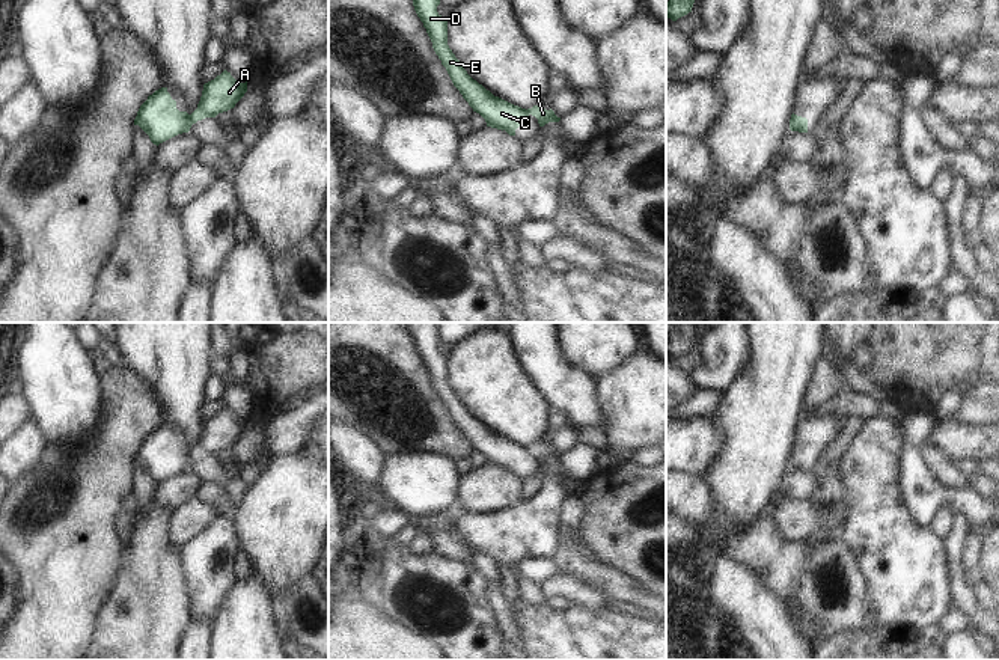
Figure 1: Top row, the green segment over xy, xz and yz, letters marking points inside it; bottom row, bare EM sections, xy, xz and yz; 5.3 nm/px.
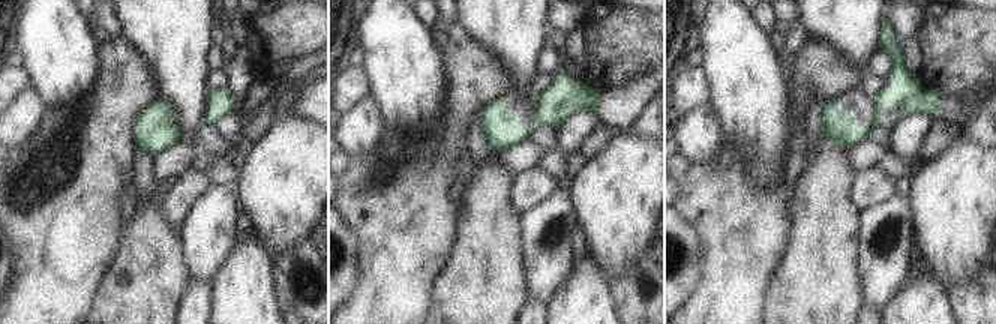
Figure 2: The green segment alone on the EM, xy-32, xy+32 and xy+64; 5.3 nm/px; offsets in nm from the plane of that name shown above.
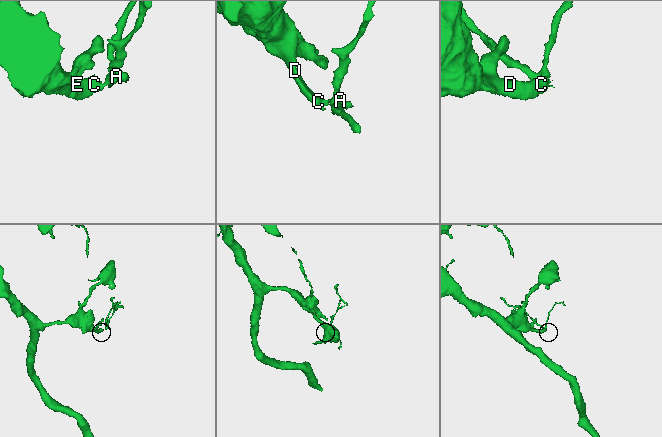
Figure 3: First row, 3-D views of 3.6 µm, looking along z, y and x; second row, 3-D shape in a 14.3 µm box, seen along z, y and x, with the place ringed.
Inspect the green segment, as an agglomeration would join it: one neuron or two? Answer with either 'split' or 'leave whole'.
split

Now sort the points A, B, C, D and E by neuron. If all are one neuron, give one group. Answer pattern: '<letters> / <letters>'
A B / C D E

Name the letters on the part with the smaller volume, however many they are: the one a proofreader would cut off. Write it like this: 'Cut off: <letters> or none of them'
Cut off: A, B

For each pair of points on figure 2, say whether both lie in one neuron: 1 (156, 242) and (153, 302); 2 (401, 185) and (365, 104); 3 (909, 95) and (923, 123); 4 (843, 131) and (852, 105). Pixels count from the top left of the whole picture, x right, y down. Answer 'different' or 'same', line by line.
1: same
2: different
3: different
4: same

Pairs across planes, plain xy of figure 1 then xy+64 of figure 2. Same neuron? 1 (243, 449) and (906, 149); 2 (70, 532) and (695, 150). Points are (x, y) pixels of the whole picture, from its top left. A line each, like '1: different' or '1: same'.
1: same
2: different

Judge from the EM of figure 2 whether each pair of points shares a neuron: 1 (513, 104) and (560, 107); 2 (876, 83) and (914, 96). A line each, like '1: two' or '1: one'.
1: two
2: two

